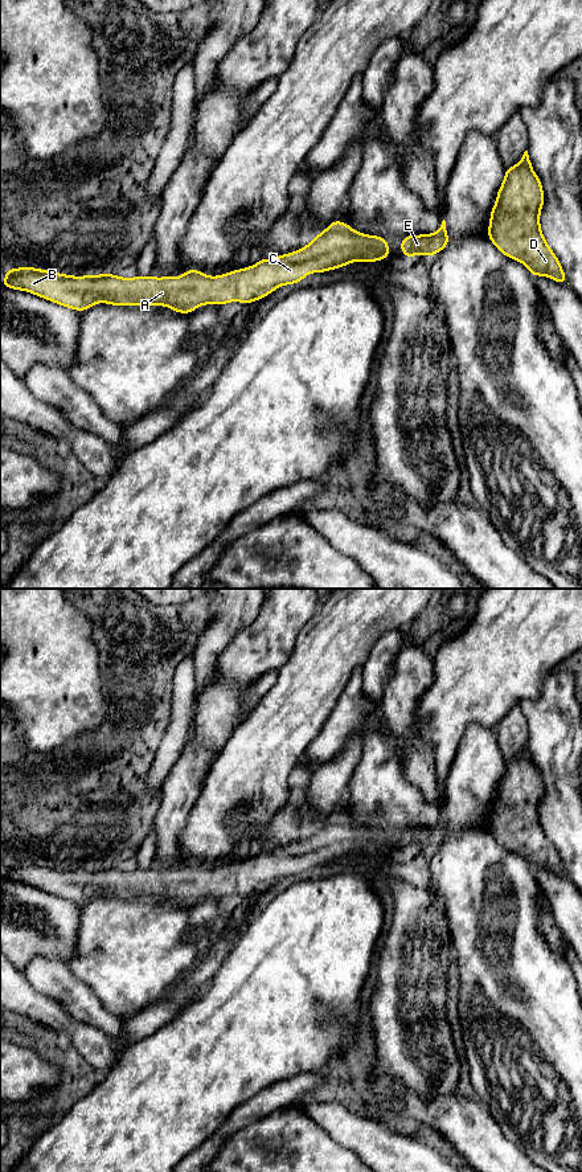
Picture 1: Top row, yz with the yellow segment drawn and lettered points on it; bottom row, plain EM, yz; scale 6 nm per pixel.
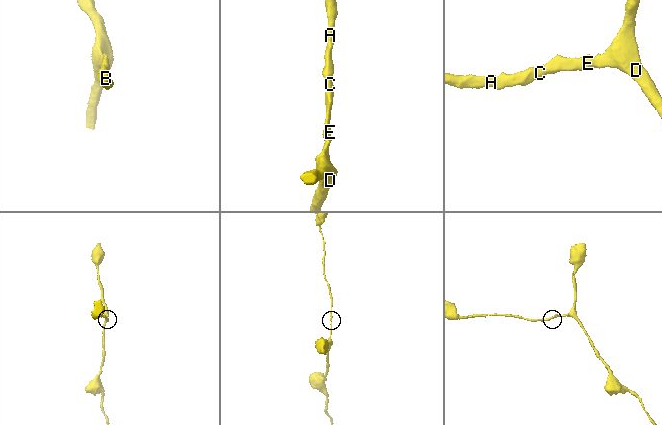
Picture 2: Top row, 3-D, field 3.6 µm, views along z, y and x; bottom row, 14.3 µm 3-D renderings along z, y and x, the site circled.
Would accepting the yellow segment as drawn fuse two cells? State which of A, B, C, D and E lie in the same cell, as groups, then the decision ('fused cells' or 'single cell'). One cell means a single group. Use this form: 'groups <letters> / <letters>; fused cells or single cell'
groups A B C D E; single cell

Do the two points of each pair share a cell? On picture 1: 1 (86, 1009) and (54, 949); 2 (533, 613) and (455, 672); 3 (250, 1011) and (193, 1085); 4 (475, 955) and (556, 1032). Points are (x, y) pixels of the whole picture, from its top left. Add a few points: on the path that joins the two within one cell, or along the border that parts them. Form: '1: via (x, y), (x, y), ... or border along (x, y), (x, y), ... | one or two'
1: border along (31, 963), (37, 958), (50, 958), (66, 967) | two
2: via (513, 632), (475, 671) | one
3: via (242, 1029), (205, 1066) | one
4: via (498, 964), (516, 983), (516, 990), (533, 1009) | one

